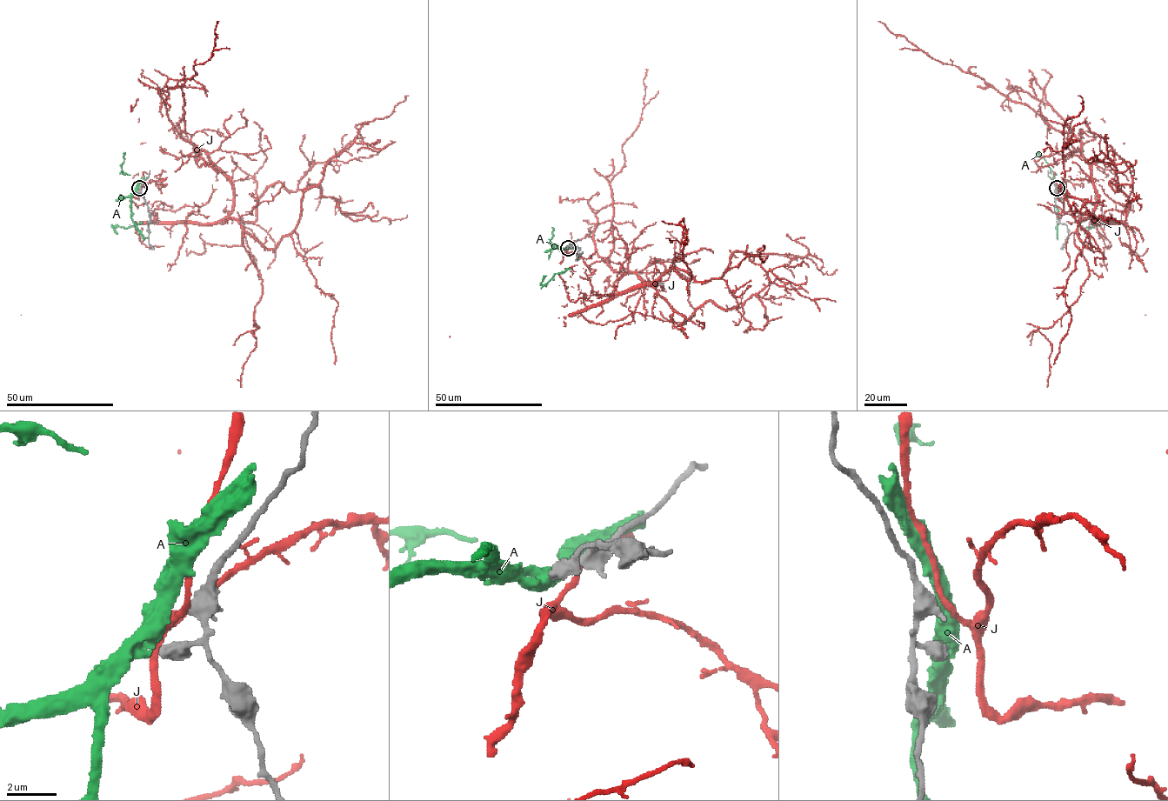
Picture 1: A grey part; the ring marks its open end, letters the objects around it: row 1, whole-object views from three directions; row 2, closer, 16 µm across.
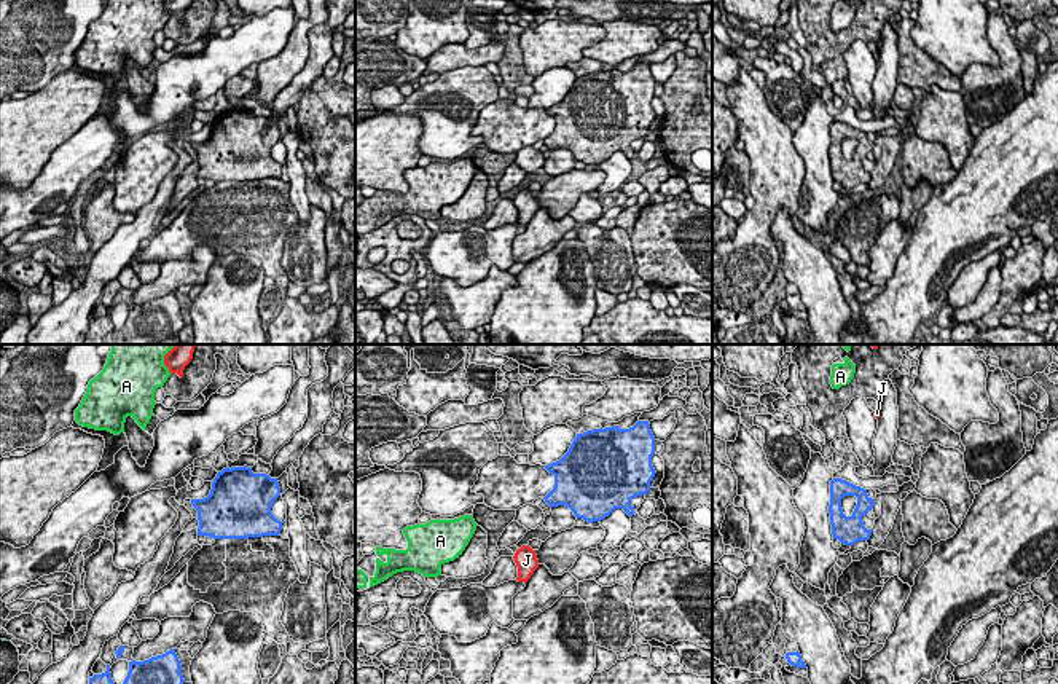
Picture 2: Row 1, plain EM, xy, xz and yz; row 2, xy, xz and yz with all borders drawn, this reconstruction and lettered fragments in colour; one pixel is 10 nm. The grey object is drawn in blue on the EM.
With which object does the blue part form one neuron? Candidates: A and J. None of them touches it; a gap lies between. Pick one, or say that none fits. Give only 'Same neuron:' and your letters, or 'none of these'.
Same neuron: J

